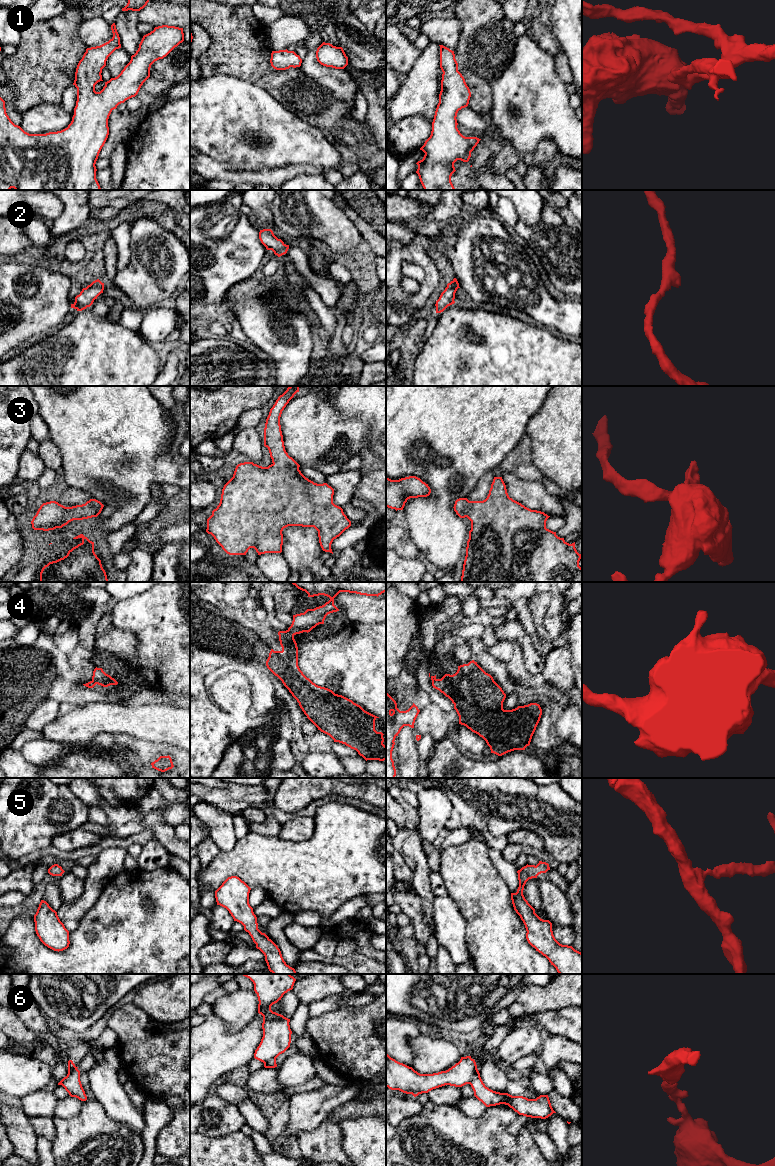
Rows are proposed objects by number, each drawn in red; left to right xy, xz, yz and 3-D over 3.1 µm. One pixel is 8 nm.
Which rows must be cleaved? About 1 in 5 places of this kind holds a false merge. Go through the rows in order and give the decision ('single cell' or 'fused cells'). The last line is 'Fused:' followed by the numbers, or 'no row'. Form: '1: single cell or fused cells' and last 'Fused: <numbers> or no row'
1: single cell
2: single cell
3: single cell
4: fused cells
5: single cell
6: fused cells
Fused: 4, 6

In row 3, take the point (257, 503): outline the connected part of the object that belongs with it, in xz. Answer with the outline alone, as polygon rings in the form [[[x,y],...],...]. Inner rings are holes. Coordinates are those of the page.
[[[289,386],[278,397],[266,419],[264,446],[269,450],[272,464],[268,467],[262,467],[253,462],[238,464],[233,477],[222,489],[219,505],[207,519],[206,532],[211,534],[229,555],[246,555],[250,548],[254,548],[258,555],[281,553],[283,545],[282,531],[288,526],[314,527],[318,531],[319,543],[322,550],[333,554],[331,549],[333,540],[351,526],[351,521],[344,514],[343,509],[333,503],[334,489],[327,483],[317,484],[306,478],[299,470],[300,465],[285,450],[280,417],[286,405],[297,392],[299,392],[299,386]]]

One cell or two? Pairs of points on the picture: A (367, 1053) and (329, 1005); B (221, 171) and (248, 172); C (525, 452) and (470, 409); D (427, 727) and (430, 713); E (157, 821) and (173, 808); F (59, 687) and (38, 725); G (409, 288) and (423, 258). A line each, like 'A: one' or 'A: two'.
A: two
B: one
C: two
D: one
E: two
F: two
G: two

